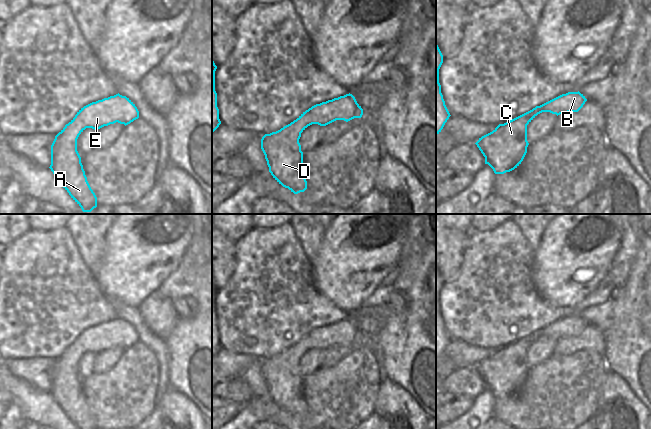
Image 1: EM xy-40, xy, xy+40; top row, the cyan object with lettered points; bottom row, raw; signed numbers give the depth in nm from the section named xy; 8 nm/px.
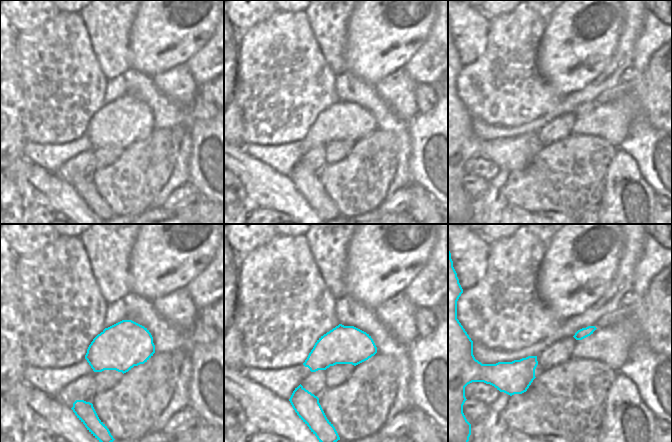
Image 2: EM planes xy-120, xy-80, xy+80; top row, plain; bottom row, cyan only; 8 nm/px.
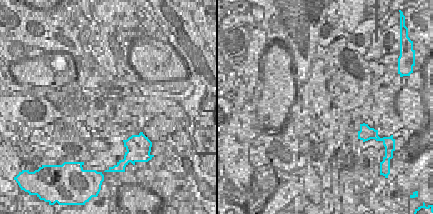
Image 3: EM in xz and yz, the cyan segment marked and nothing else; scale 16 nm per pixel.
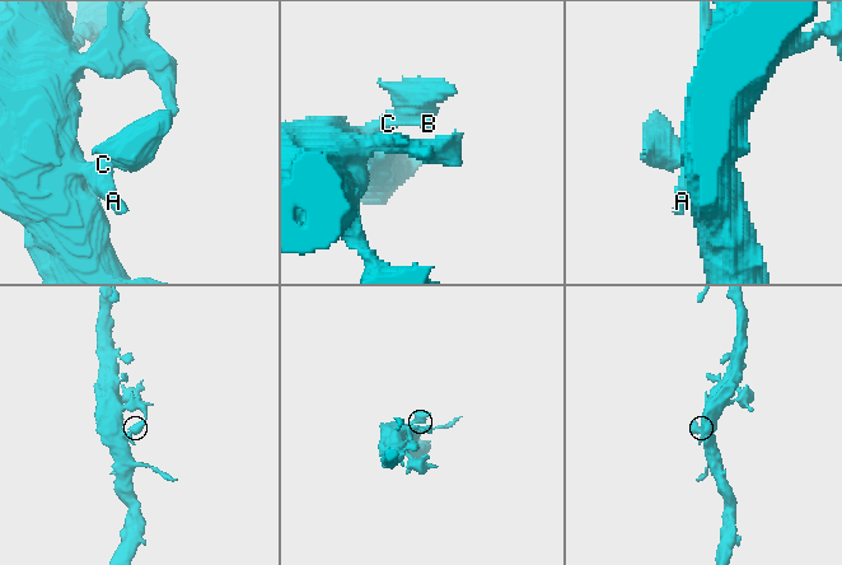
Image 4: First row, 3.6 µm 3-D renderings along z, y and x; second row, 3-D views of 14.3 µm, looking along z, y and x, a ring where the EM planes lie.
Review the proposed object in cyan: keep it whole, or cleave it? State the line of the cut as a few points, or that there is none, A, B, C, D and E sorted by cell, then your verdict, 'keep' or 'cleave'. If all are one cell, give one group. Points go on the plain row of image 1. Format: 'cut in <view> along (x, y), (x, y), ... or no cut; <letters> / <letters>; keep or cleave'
no cut; A B C D E; keep

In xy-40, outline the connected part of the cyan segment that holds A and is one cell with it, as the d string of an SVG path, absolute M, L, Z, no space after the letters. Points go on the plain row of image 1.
M118 317L81 332L55 360L49 392L77 428L97 429L97 421L87 405L77 375L79 359L86 352L97 355L116 346L126 350L138 342L139 335L135 328Z

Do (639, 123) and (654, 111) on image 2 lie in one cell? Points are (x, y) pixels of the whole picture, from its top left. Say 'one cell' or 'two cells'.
two cells

